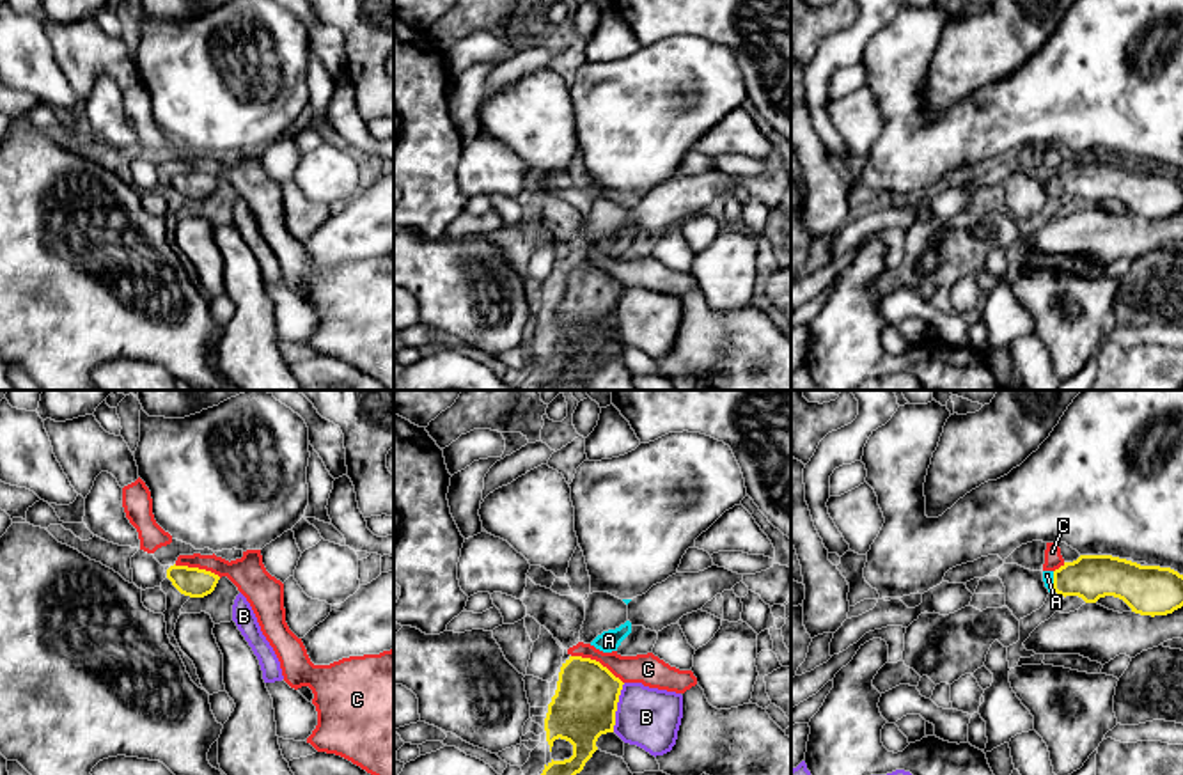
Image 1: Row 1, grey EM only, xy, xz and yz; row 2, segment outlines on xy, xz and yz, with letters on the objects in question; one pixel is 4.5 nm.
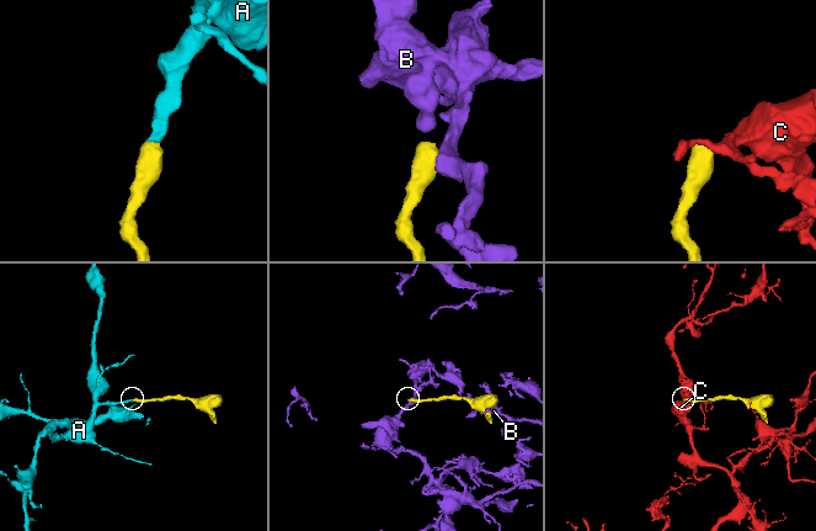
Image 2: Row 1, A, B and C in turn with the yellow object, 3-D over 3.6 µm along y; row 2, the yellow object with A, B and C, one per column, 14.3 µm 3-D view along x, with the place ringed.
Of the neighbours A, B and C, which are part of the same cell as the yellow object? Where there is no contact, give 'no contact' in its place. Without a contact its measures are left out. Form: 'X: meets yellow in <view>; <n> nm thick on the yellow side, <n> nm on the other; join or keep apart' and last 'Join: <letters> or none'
A: meets yellow in yz; 200 nm thick on the yellow side, 50 nm on the other; join
B: meets yellow in xz; 300 nm thick on the yellow side, 280 nm on the other; keep apart
C: meets yellow in xz; 300 nm thick on the yellow side, 140 nm on the other; keep apart
Join: A

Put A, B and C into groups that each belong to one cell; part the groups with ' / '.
A / B / C

